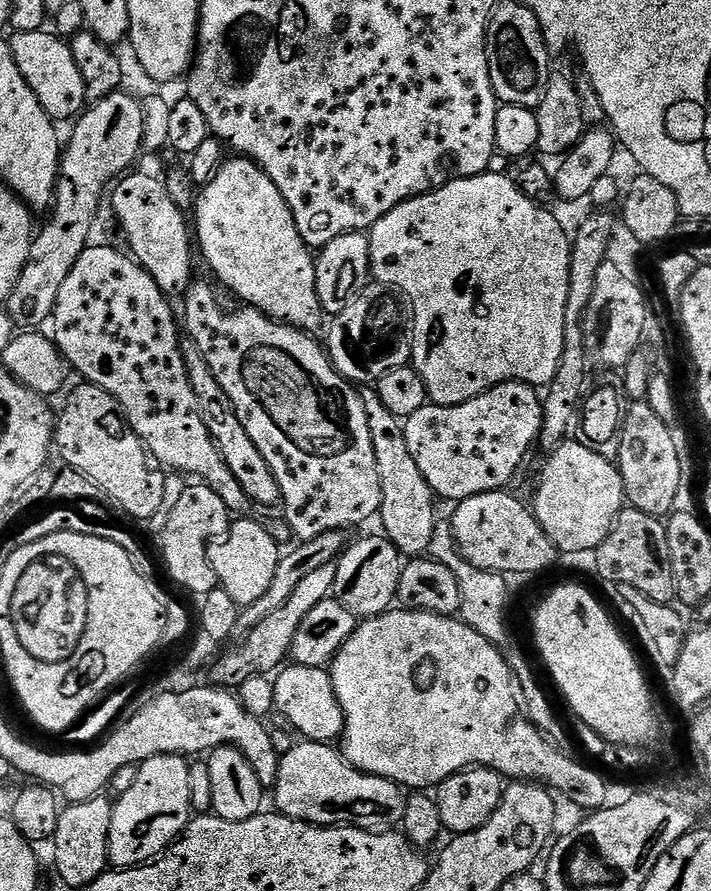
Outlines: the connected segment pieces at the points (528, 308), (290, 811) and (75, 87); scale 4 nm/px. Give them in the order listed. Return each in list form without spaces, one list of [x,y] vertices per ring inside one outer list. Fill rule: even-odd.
[[[489,170],[481,176],[471,176],[461,180],[449,180],[447,184],[421,196],[410,198],[390,210],[367,233],[370,246],[371,279],[377,284],[386,284],[399,290],[410,301],[412,318],[412,359],[411,367],[426,382],[426,390],[431,403],[442,406],[458,406],[478,398],[486,390],[511,380],[533,386],[551,384],[554,374],[558,374],[558,362],[562,362],[564,331],[566,330],[566,302],[570,294],[570,262],[572,261],[572,240],[564,233],[560,220],[552,212],[543,208],[521,190],[511,175],[499,176],[496,170]]]
[[[296,742],[290,754],[280,758],[274,795],[274,808],[281,816],[323,828],[347,826],[367,832],[391,832],[403,825],[406,810],[406,792],[401,785],[358,770],[331,743]]]
[[[52,30],[12,32],[10,43],[14,62],[18,70],[22,70],[22,78],[26,78],[26,86],[34,90],[42,110],[46,110],[46,114],[53,122],[75,121],[85,111],[88,91],[86,82],[82,82],[82,74],[74,63],[71,43]]]

